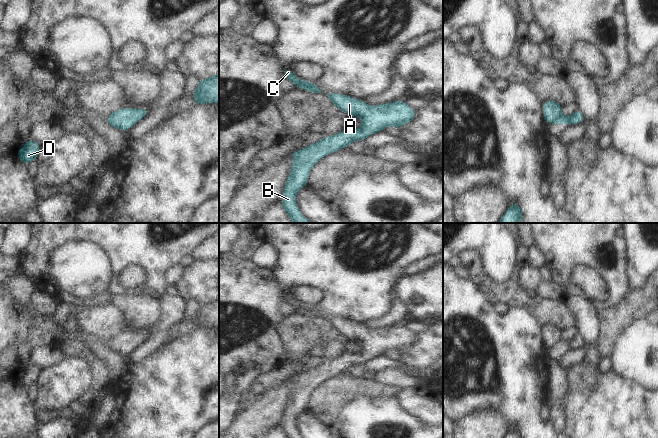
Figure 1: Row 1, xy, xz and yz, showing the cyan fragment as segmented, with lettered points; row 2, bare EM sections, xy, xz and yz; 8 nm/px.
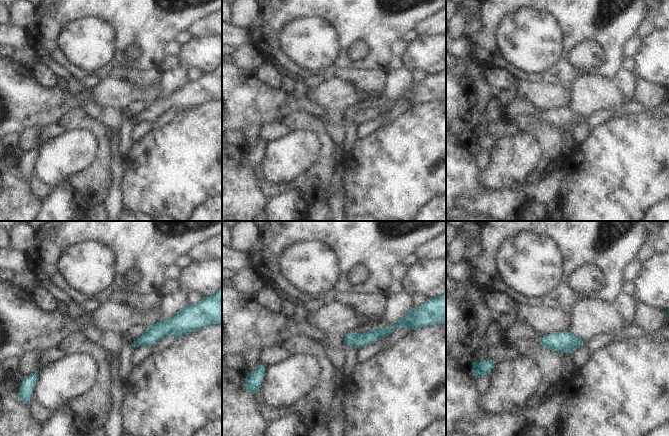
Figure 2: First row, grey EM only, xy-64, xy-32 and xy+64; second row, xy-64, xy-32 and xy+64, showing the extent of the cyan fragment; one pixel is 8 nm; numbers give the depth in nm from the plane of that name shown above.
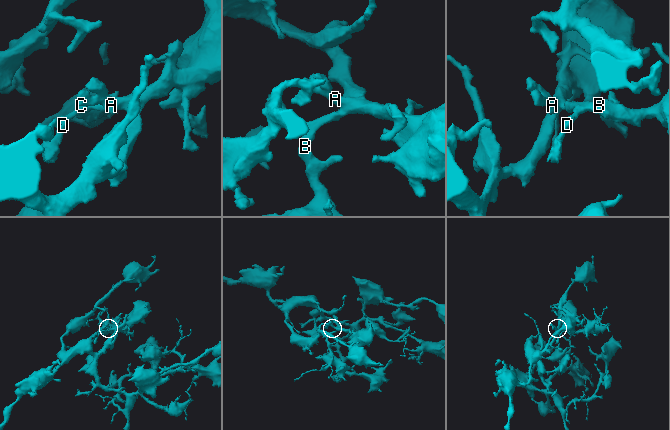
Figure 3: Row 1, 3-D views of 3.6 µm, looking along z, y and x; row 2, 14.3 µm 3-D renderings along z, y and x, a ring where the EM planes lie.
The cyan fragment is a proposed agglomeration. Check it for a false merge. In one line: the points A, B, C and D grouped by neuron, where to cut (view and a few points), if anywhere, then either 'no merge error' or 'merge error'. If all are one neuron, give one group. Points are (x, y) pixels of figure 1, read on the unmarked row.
groups A B C D; cut none; no merge error

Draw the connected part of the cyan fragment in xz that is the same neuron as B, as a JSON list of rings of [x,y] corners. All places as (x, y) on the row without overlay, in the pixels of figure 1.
[[[331,317],[327,320],[339,334],[348,340],[360,341],[361,350],[357,354],[346,352],[290,378],[293,381],[293,389],[283,411],[281,422],[282,430],[287,438],[301,438],[296,428],[296,419],[307,409],[311,392],[321,382],[346,372],[353,366],[365,364],[374,357],[383,356],[387,350],[395,350],[399,353],[411,346],[416,339],[416,334],[408,330],[404,324],[370,330],[363,324],[345,318]]]

